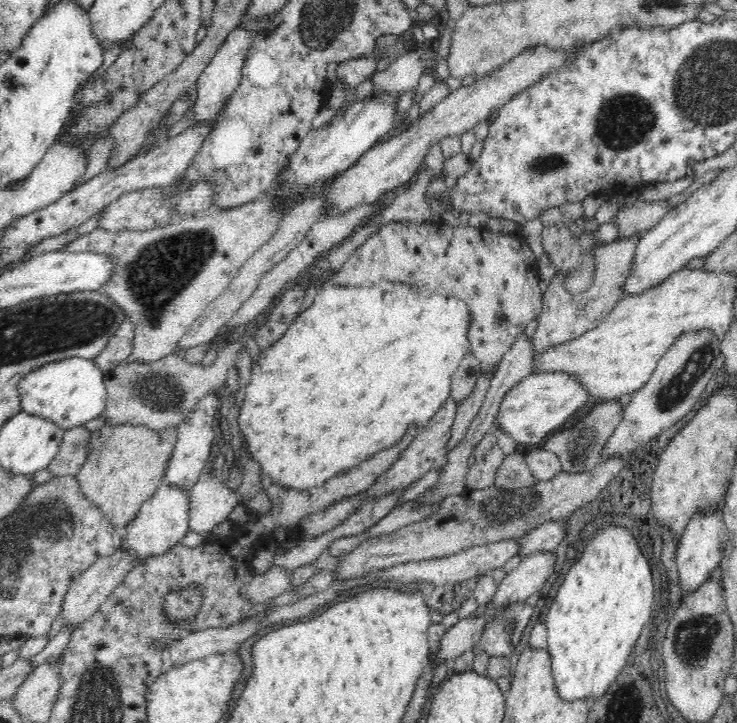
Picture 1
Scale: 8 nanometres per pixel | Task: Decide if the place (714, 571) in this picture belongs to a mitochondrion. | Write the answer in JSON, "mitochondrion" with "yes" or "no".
{"mitochondrion":"no"}

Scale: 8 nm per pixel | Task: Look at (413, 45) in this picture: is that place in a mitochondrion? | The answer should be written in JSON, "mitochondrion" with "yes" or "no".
{"mitochondrion":"no"}

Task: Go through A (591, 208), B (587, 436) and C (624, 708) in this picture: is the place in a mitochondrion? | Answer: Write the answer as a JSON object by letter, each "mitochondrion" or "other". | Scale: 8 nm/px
{"A":"other","B":"mitochondrion","C":"other"}

